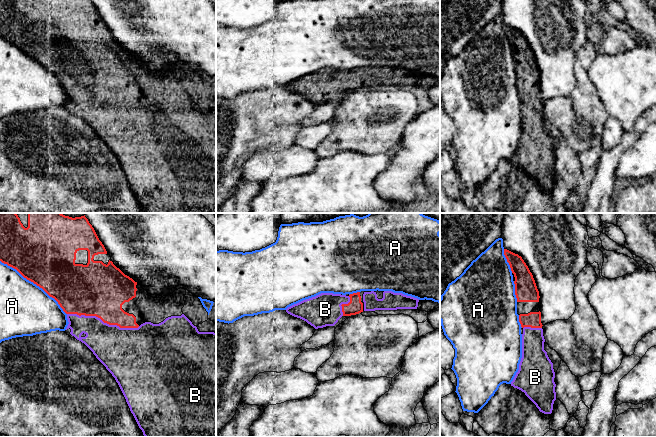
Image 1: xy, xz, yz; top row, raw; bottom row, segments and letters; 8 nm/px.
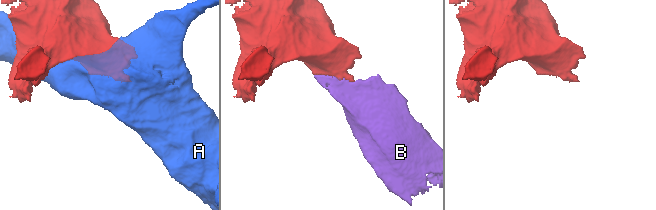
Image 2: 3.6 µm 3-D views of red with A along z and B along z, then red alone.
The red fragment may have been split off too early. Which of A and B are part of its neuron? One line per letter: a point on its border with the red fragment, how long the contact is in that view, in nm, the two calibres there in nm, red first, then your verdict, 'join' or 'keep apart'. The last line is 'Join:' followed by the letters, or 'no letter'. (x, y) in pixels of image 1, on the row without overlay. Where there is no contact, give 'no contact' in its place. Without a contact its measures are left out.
A: contact xy (35, 59); length 700 nm; calibres 480 and 420 nm; keep apart
B: contact xy (103, 97); length 600 nm; calibres 420 and 340 nm; join
Join: B

